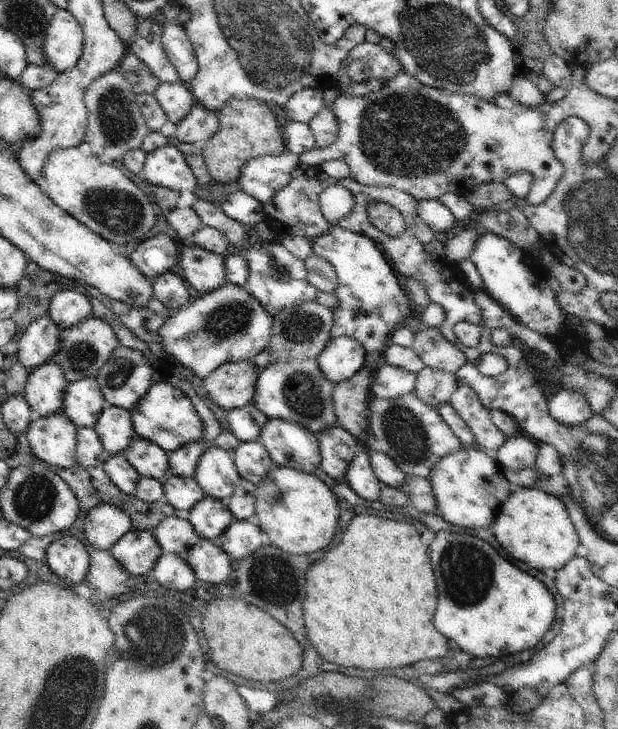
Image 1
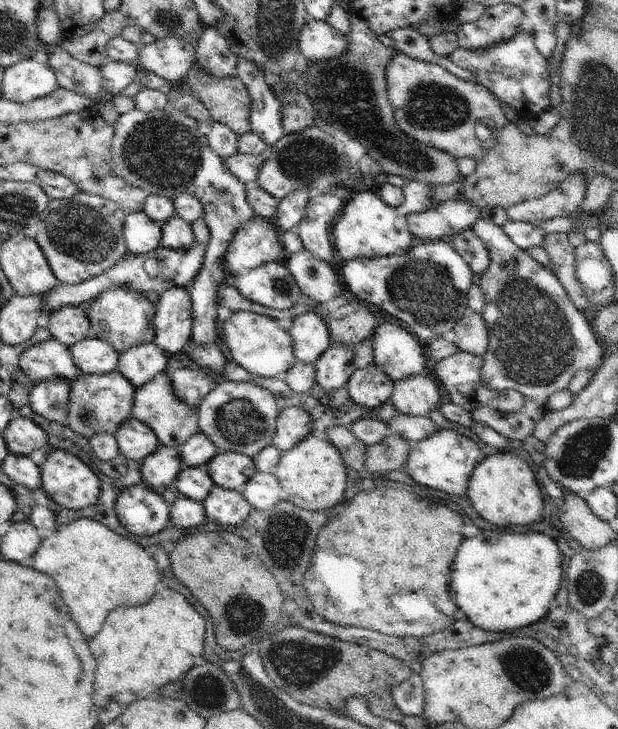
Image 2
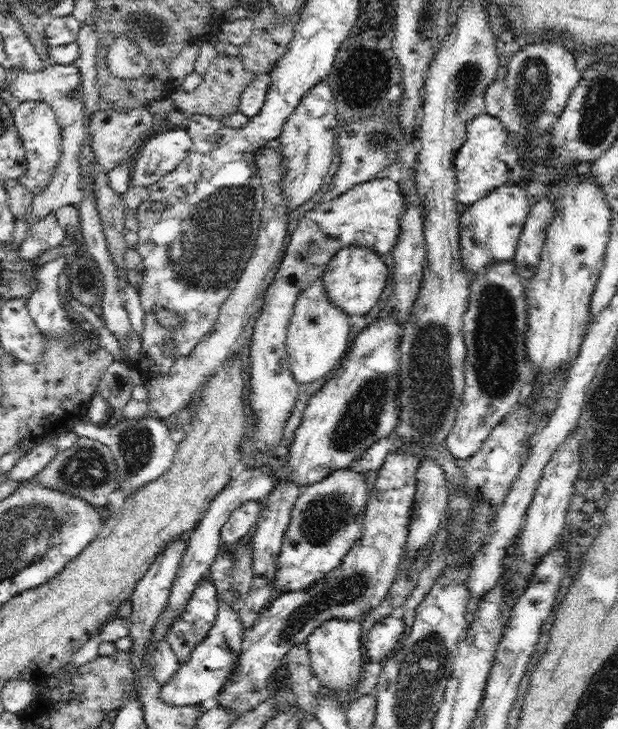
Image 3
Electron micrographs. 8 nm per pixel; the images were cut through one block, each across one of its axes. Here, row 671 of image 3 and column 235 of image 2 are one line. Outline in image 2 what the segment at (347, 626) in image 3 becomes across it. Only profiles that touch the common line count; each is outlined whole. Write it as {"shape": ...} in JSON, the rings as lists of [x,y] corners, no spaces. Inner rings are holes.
{"shape":[[[238,311],[233,312],[220,326],[219,341],[226,344],[230,348],[230,356],[252,374],[281,377],[298,361],[294,356],[292,337],[278,325],[276,318],[251,311]]]}

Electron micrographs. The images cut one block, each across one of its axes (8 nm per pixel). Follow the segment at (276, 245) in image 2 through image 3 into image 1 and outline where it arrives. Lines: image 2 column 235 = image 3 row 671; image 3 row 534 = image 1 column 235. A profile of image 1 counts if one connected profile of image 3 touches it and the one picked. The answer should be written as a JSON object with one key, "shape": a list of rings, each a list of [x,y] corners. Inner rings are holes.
{"shape":[[[252,360],[225,362],[203,380],[202,388],[212,402],[229,411],[253,400],[261,371]]]}

